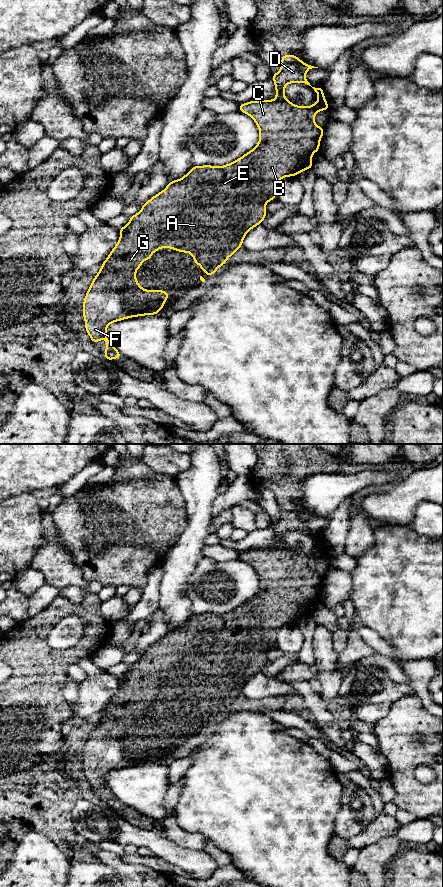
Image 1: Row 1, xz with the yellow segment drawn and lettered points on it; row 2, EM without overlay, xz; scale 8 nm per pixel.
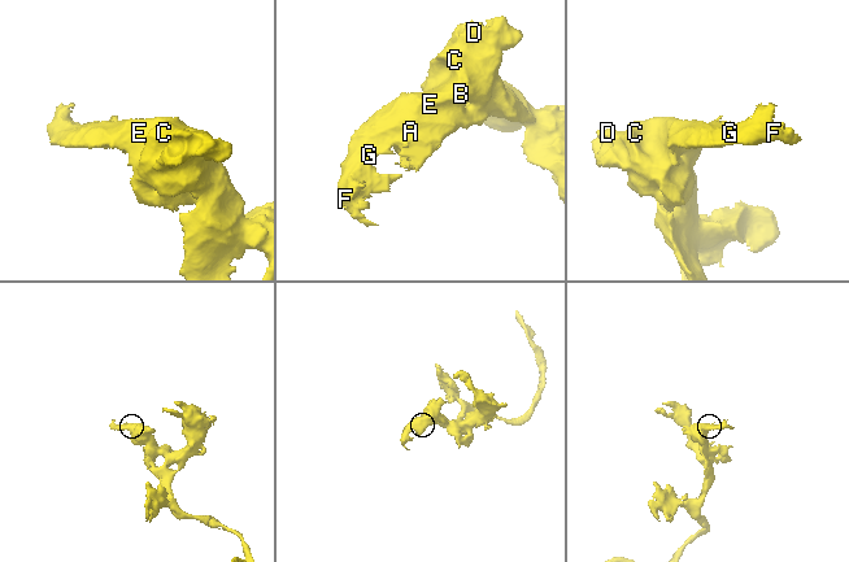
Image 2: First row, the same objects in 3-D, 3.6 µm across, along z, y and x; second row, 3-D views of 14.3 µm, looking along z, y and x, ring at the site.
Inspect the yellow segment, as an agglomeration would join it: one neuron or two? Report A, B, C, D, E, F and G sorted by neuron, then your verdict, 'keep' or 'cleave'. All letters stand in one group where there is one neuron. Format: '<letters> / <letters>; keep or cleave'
A B C D E F G; keep

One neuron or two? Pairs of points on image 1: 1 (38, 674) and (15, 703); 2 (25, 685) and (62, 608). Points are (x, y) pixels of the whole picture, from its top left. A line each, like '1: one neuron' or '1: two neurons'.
1: one neuron
2: one neuron

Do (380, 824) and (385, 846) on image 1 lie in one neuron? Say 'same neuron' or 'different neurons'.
different neurons

